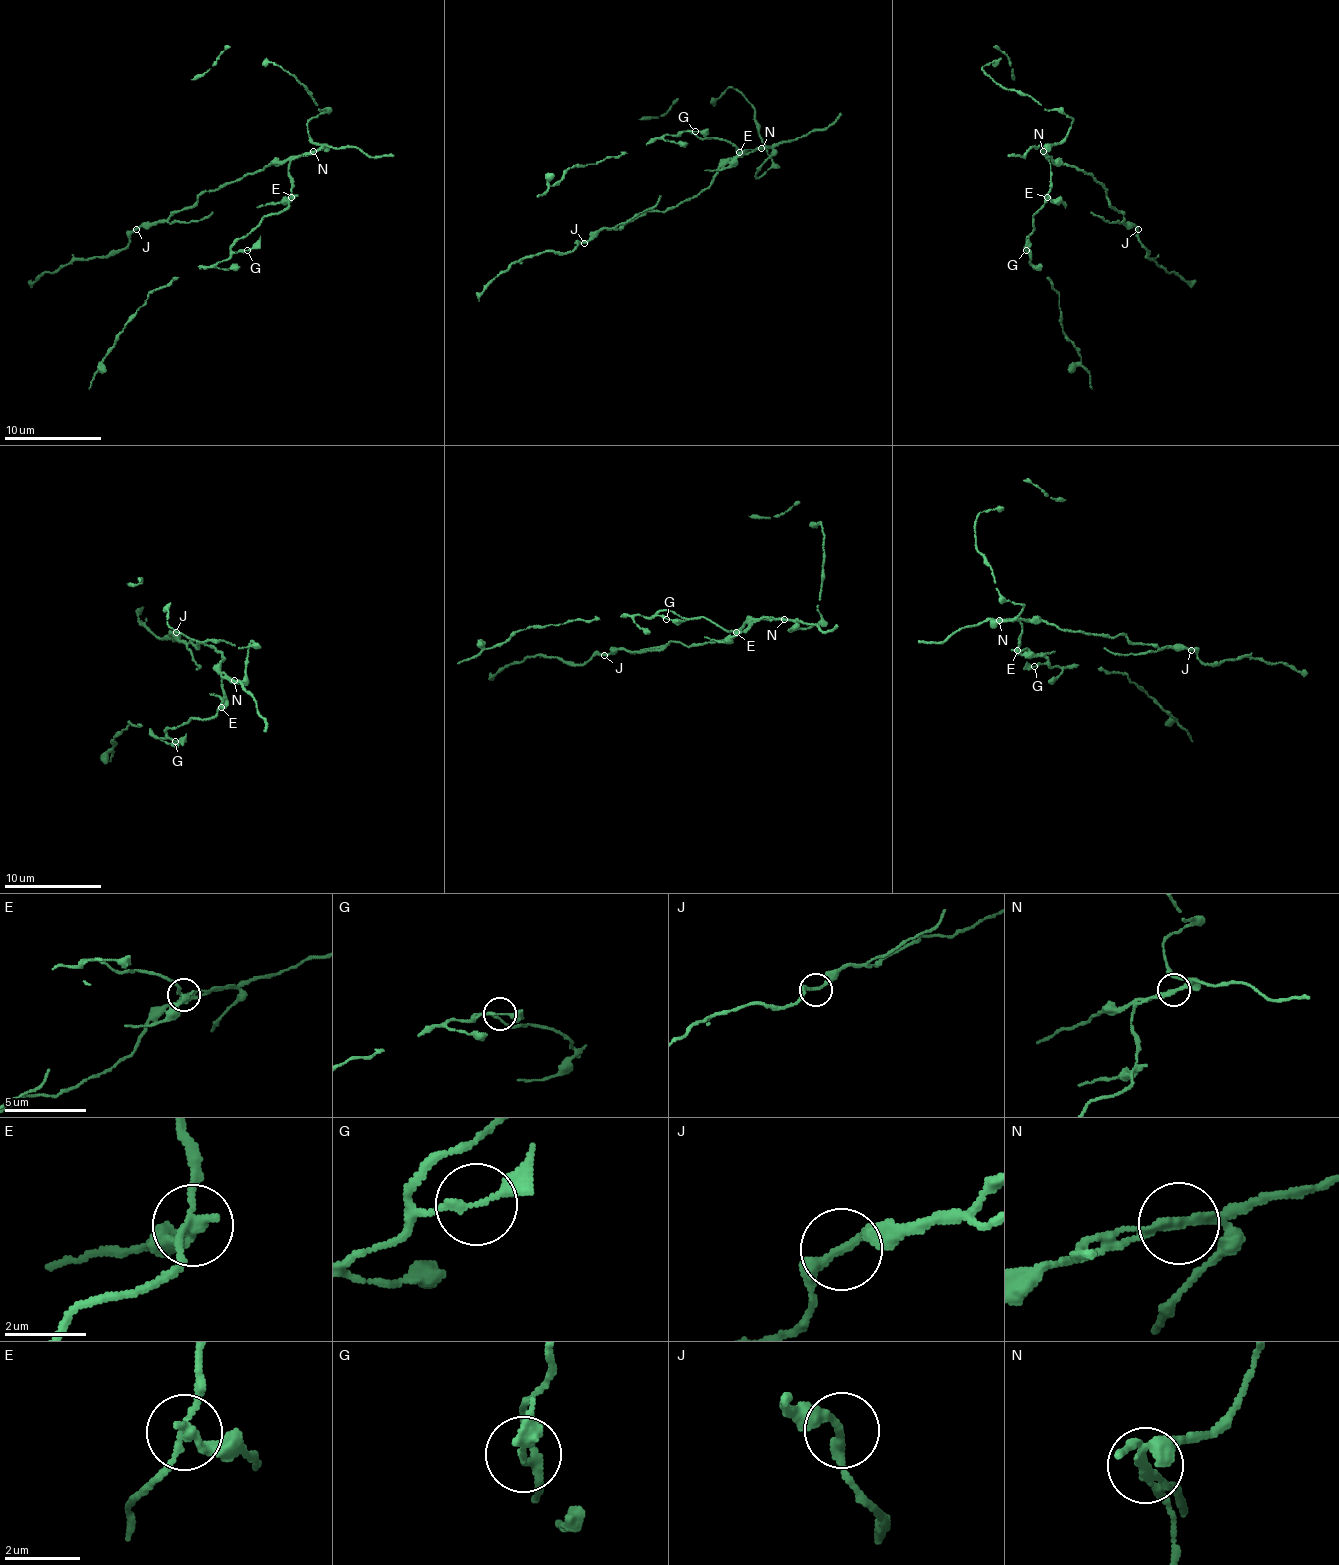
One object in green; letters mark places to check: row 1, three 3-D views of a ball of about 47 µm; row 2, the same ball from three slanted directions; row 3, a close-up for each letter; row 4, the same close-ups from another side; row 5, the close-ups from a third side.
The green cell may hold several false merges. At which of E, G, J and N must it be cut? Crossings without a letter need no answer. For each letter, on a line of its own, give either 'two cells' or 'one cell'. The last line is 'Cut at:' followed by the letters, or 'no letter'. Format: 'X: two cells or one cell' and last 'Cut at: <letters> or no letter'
E: two cells
G: one cell
J: one cell
N: two cells
Cut at: E, N

